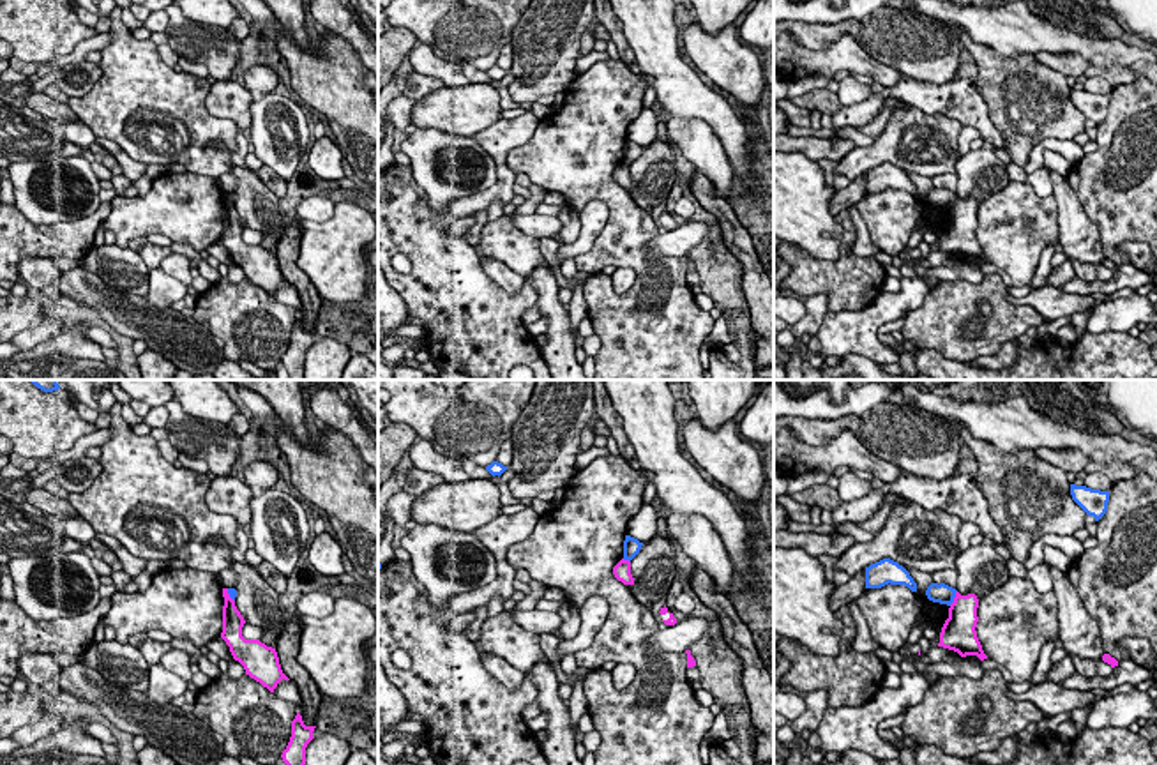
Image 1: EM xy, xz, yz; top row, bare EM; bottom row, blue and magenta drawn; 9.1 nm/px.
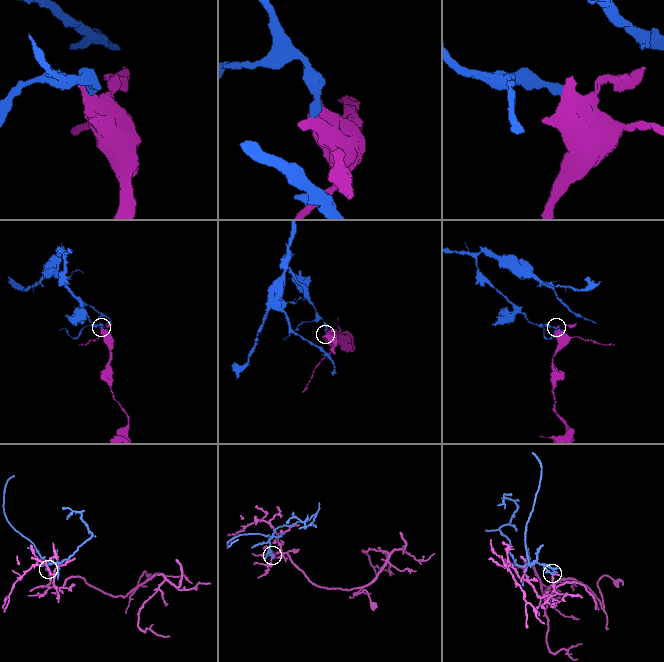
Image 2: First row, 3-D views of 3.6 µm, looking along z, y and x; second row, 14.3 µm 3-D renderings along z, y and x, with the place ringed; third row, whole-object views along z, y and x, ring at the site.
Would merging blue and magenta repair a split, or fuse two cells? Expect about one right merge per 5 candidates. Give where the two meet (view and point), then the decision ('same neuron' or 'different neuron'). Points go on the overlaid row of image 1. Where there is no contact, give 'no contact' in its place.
contact yz (954, 596); different neuron

